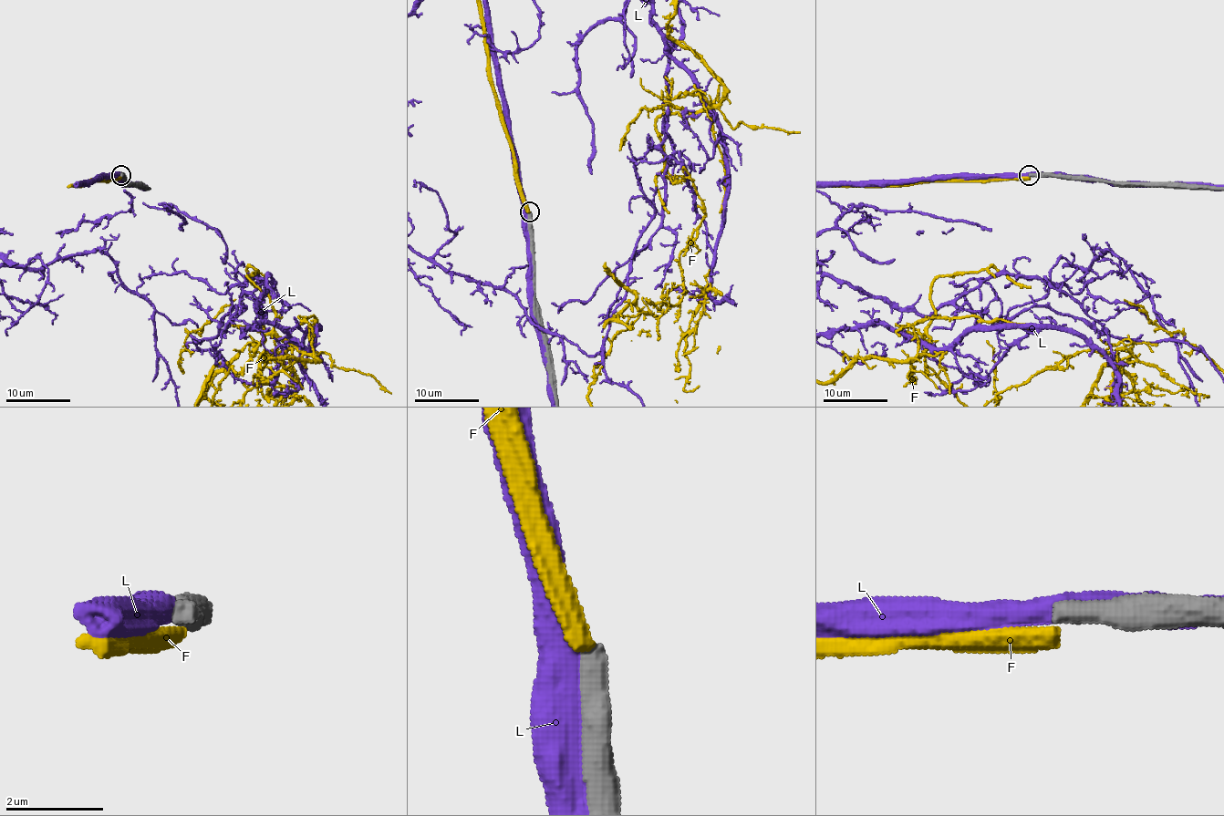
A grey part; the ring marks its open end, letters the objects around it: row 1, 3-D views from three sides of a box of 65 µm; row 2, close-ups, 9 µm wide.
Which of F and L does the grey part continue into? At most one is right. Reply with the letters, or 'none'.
none

